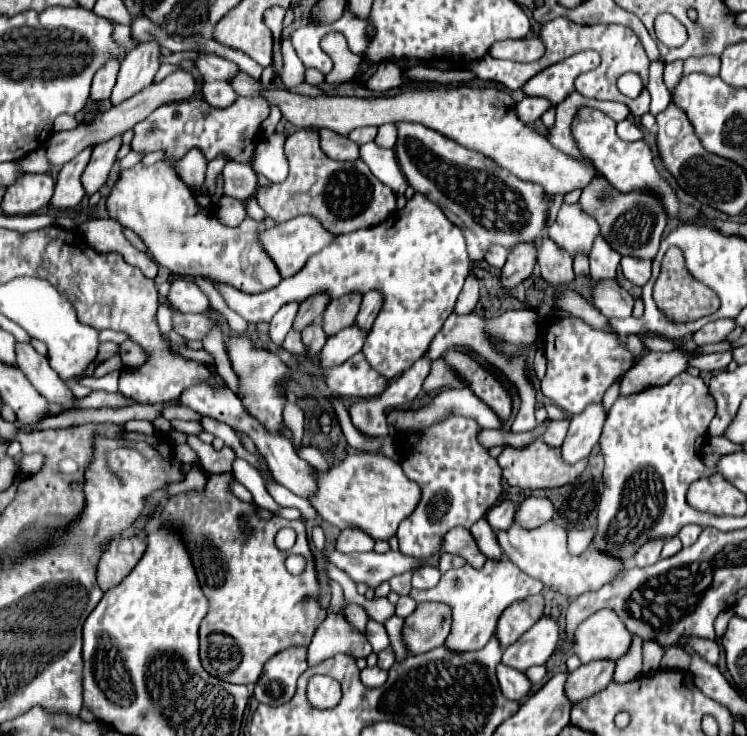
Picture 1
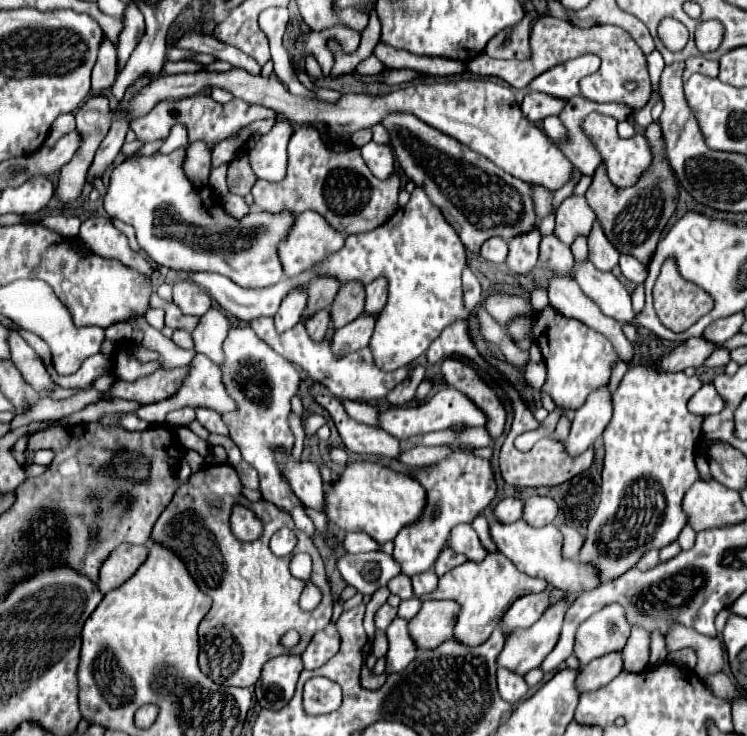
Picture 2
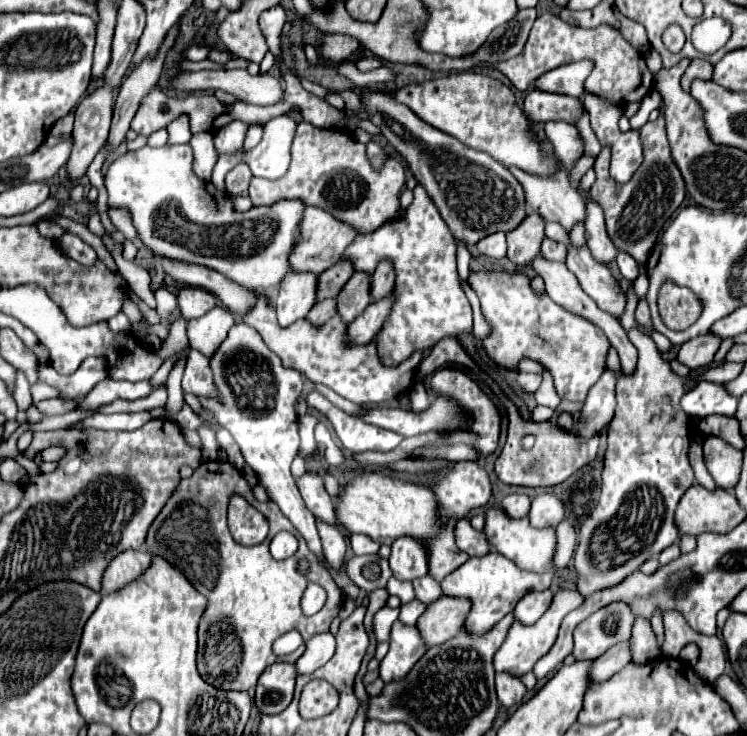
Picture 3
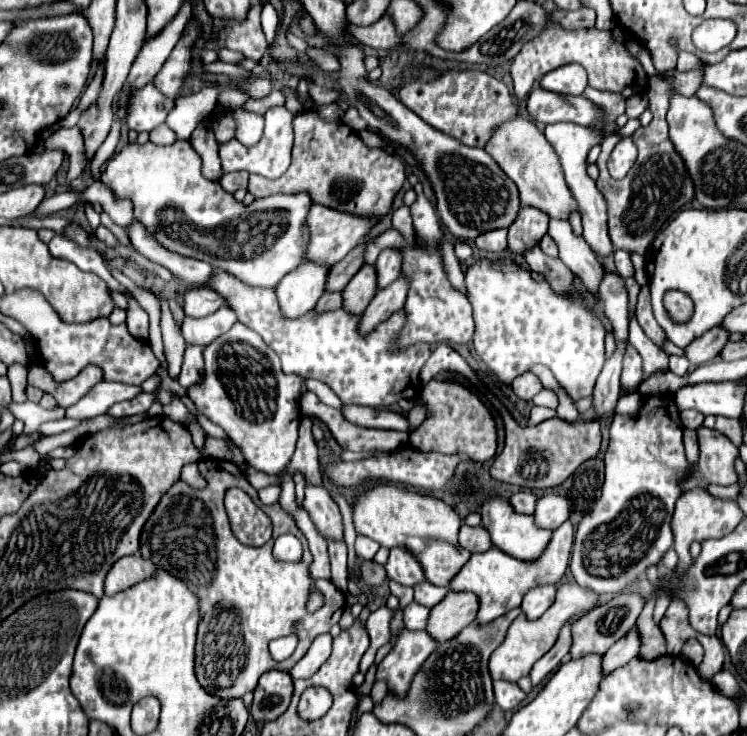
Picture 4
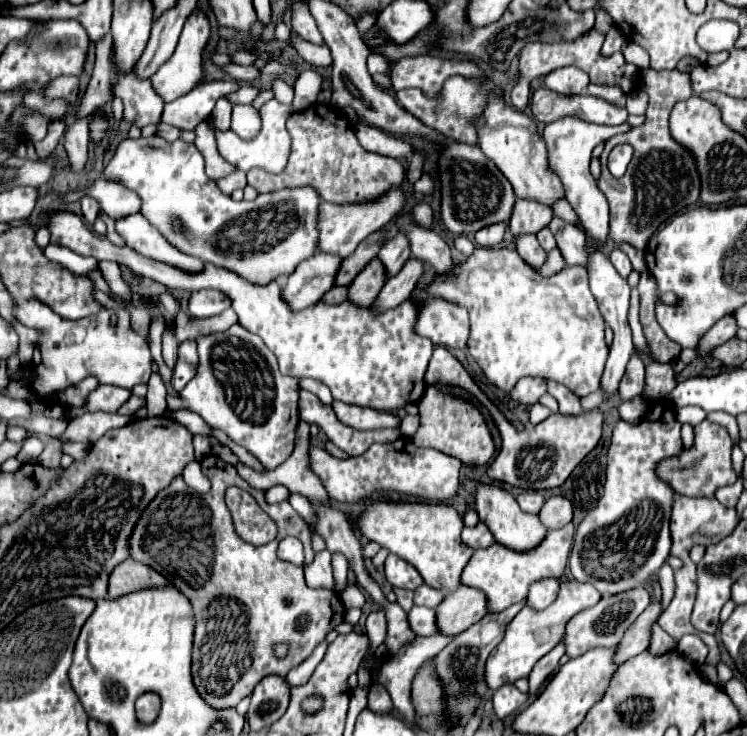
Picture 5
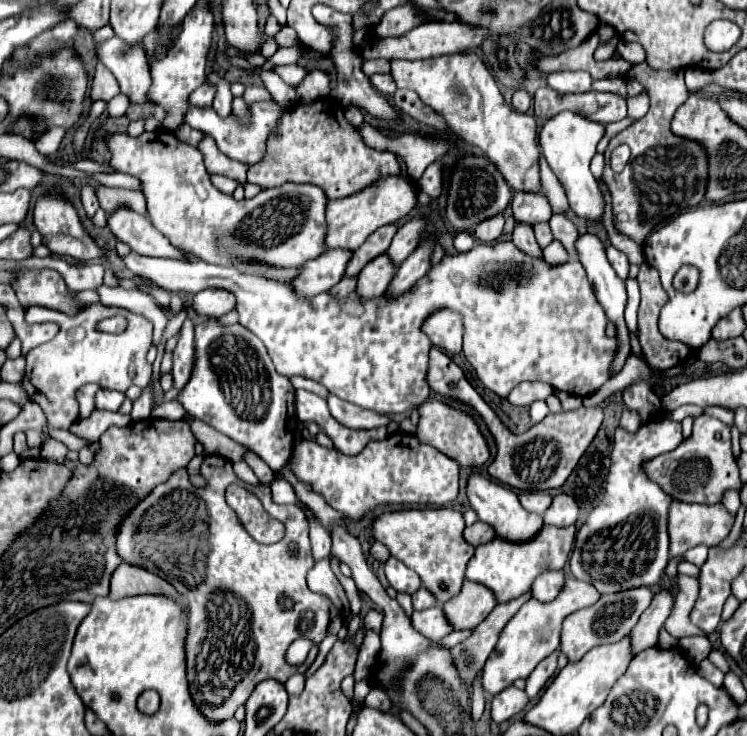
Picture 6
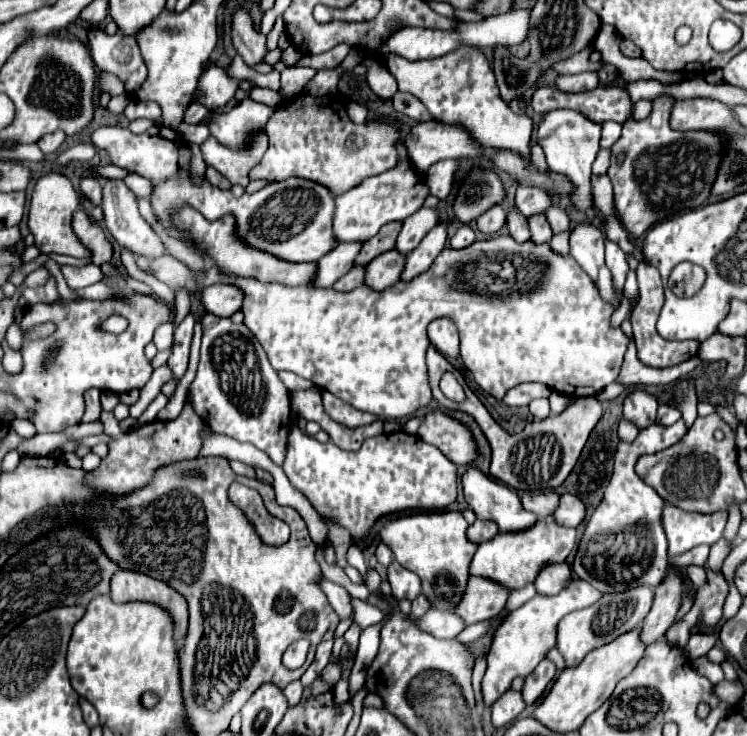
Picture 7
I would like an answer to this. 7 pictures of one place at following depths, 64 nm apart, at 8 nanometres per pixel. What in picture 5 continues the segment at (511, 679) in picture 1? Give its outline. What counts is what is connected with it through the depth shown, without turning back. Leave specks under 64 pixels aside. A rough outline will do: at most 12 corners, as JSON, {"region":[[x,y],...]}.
{"region":[[514,684],[494,690],[496,718],[504,720],[528,700]]}

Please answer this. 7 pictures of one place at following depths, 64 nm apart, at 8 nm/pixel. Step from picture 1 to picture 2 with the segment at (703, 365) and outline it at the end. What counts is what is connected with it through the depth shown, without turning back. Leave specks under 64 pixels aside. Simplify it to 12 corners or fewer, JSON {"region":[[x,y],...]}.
{"region":[[724,346],[704,362],[710,368],[722,368],[730,362],[730,350]]}

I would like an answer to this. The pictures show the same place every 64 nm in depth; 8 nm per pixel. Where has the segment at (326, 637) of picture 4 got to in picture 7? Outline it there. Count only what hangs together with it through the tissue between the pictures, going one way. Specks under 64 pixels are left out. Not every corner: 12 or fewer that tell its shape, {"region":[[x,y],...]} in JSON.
{"region":[[290,682],[284,688],[288,708],[302,698],[302,684]]}

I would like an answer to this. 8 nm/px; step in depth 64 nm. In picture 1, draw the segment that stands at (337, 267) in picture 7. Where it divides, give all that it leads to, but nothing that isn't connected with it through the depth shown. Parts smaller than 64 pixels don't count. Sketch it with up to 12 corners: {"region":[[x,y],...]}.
{"region":[[288,302],[270,320],[270,340],[280,346],[292,330],[300,302]]}

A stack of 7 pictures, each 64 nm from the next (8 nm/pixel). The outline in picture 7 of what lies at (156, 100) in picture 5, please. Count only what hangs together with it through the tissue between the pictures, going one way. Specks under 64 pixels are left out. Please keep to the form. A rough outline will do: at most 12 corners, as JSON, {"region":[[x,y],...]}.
{"region":[[86,34],[96,66],[132,92],[146,66],[134,34]]}

